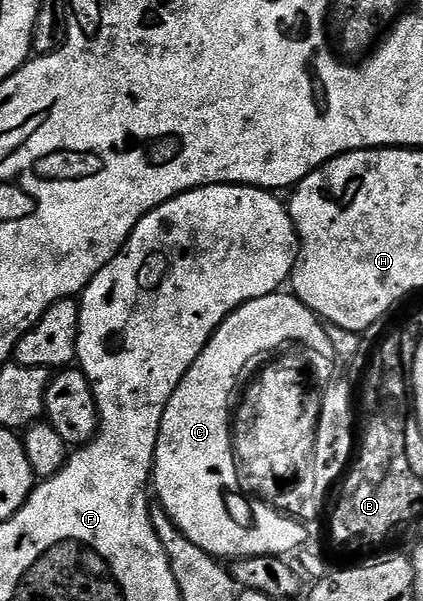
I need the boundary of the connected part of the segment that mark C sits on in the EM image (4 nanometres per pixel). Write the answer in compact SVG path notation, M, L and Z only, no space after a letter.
M278 293L259 297L255 301L247 301L239 309L235 309L215 329L215 333L207 341L203 353L187 369L187 373L179 381L175 393L171 393L171 401L167 401L167 409L163 413L163 421L159 425L159 441L153 458L152 486L157 487L156 498L171 517L181 534L197 545L199 549L206 551L218 561L236 561L250 559L260 555L288 556L306 544L301 538L301 529L293 527L293 523L283 525L281 521L272 516L272 512L264 508L254 507L250 498L235 489L234 467L229 458L230 444L224 440L226 421L224 419L229 402L231 401L231 378L235 377L235 369L239 362L247 358L248 352L255 349L271 348L275 343L281 343L281 339L295 339L308 344L321 355L337 359L335 348L331 345L331 339L327 337L326 324L318 319L303 301L299 301L292 293Z

